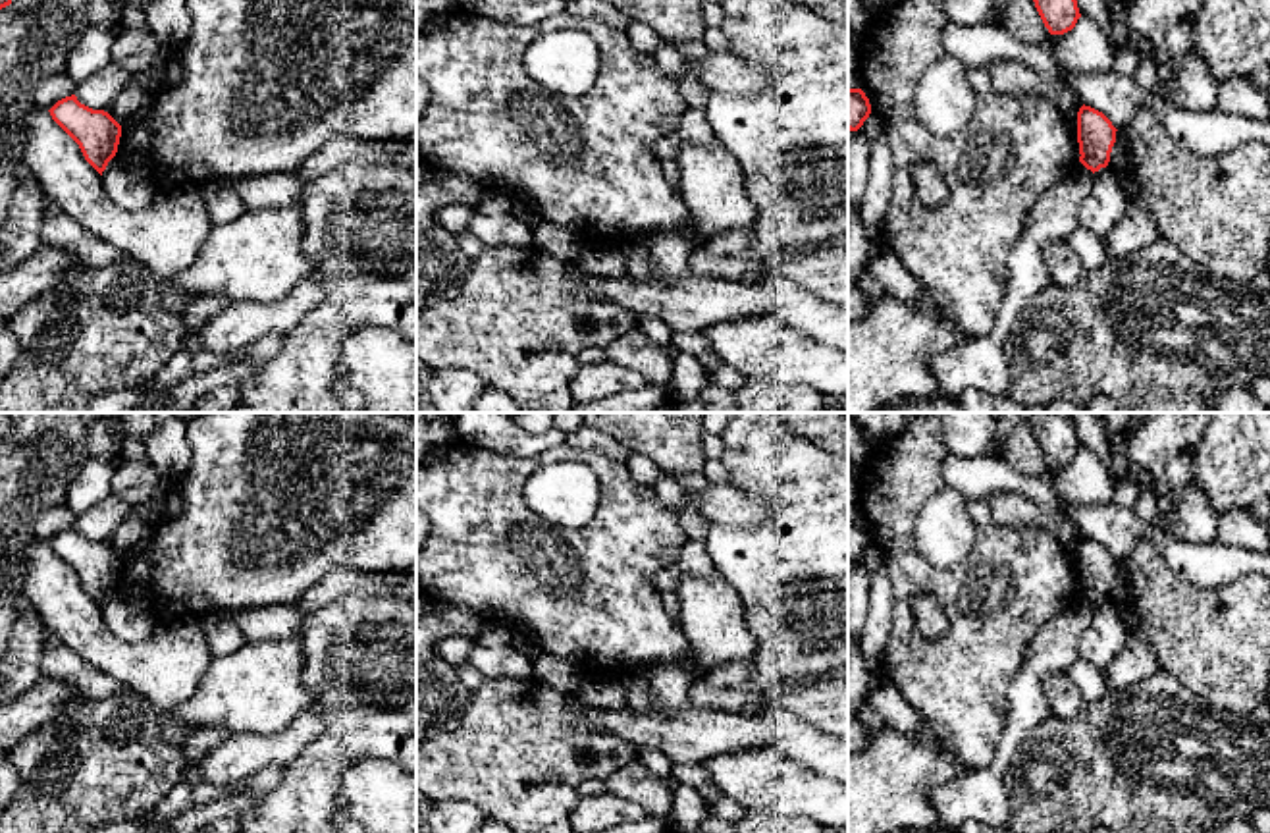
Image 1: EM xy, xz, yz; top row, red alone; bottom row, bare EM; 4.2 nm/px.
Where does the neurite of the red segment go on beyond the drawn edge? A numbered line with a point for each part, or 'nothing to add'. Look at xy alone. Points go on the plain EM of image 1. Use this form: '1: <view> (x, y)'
nothing to add

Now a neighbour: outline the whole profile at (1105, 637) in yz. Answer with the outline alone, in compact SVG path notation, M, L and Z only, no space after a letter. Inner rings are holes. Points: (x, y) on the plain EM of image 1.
M1106 600L1093 605L1089 627L1077 640L1079 658L1106 671L1120 650L1125 646L1127 627Z

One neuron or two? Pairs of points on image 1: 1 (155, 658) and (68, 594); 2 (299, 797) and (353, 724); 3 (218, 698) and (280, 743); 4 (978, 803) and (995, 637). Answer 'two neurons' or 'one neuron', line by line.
1: one neuron
2: one neuron
3: two neurons
4: two neurons

